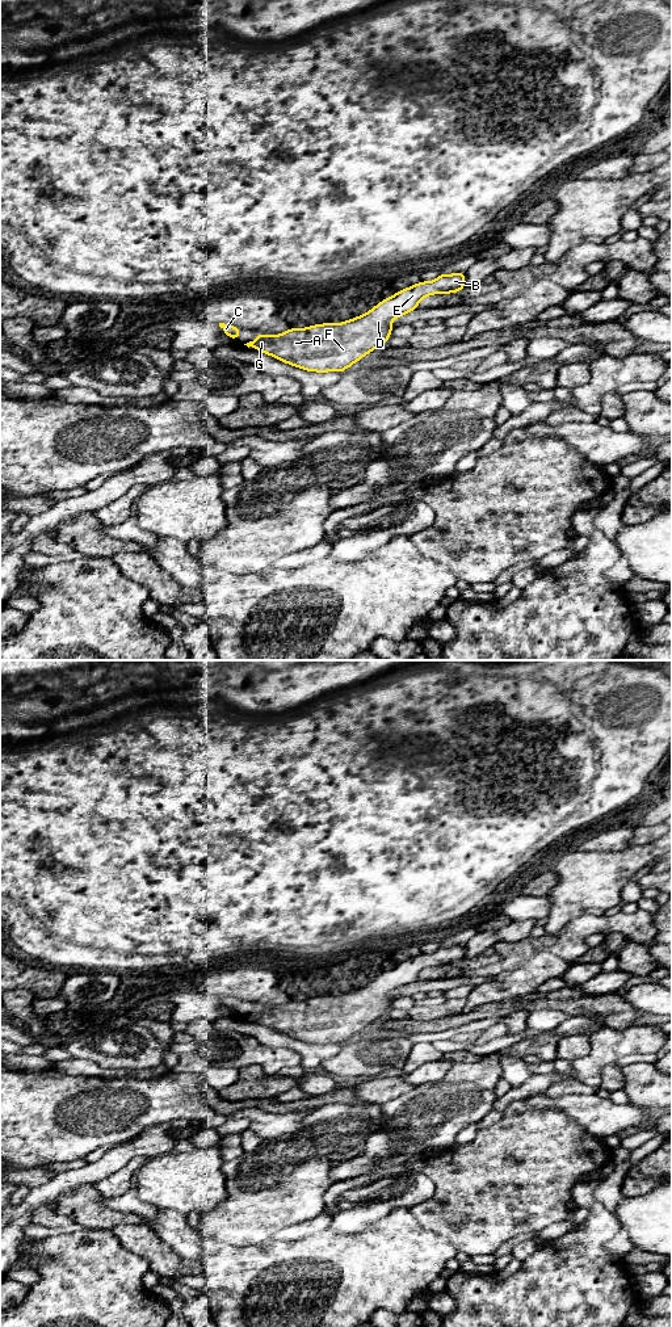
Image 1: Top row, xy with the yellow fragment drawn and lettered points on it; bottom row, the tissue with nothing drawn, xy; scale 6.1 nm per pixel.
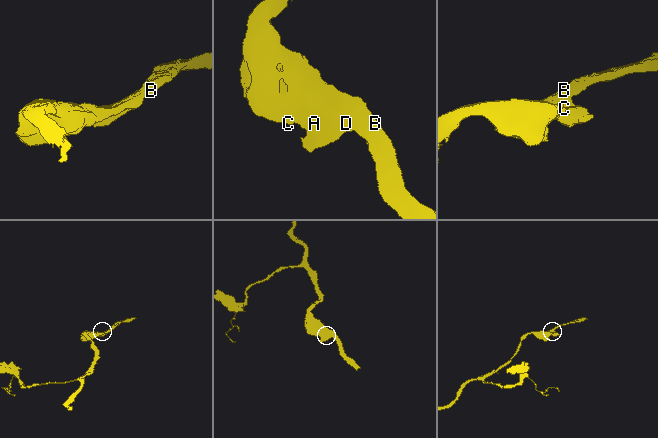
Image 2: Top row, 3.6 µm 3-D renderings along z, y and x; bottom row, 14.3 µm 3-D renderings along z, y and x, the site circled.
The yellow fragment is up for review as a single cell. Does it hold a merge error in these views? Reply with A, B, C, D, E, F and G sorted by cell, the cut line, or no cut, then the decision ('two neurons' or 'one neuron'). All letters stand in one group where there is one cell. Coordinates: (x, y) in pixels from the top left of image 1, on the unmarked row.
groups A B C D E F G; cut none; one neuron

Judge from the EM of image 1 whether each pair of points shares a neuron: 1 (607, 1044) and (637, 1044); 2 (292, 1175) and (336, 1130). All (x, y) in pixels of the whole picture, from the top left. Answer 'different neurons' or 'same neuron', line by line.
1: same neuron
2: same neuron

